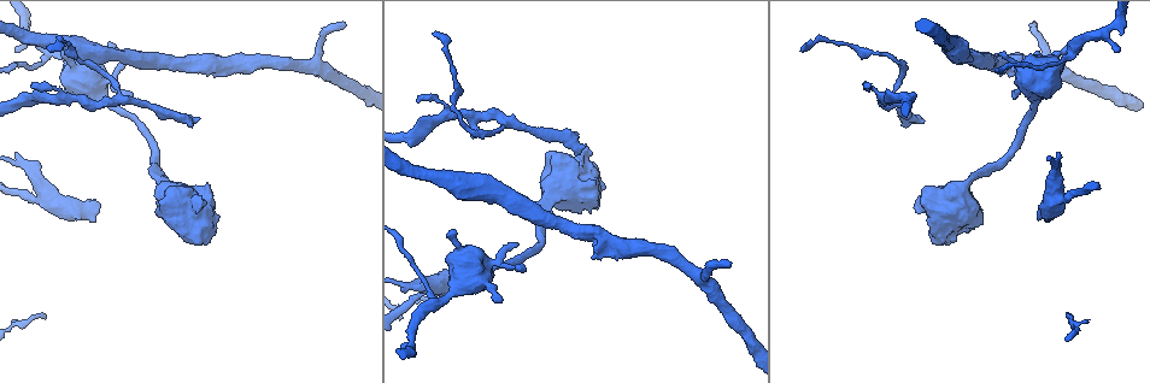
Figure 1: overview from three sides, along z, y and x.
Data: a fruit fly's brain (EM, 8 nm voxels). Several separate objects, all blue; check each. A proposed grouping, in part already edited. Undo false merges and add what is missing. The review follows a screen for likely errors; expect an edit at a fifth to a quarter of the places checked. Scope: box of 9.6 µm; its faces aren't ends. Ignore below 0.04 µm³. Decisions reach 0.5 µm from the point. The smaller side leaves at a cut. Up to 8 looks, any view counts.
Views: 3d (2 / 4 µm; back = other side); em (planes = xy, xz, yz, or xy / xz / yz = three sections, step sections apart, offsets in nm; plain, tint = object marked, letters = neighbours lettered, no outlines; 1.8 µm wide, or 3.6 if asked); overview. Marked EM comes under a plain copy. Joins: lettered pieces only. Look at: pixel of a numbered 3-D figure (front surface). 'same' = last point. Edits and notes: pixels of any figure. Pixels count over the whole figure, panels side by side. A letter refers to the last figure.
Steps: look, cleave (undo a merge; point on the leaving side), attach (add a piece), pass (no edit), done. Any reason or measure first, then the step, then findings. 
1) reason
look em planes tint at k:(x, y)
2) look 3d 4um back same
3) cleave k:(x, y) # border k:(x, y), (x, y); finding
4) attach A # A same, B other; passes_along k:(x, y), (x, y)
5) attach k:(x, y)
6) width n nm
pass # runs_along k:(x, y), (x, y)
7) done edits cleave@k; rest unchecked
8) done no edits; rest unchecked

sudden change in width
look em 3.6um yz step 16 letters at 1:(551, 192)

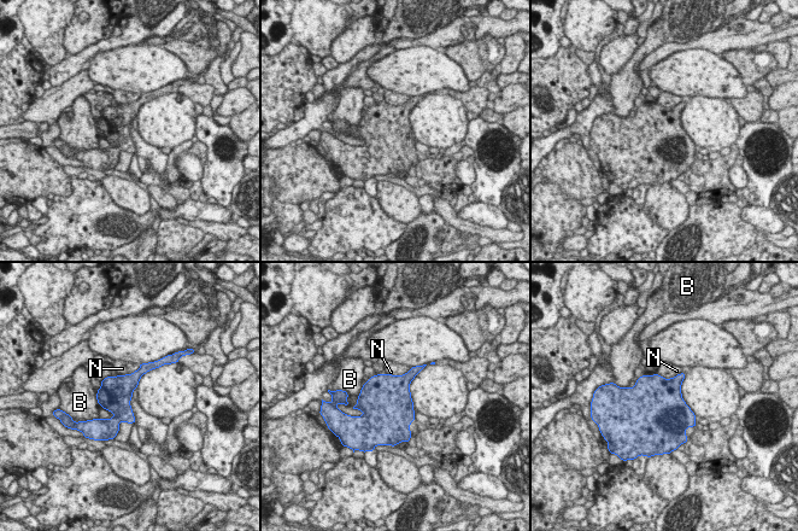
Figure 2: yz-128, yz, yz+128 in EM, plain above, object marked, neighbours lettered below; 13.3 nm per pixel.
width 320 nm
pass # B other, N other; border 2:(129, 373), (118, 375); one neuron here

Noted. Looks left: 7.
an open end
look em planes letters at 1:(583, 146)

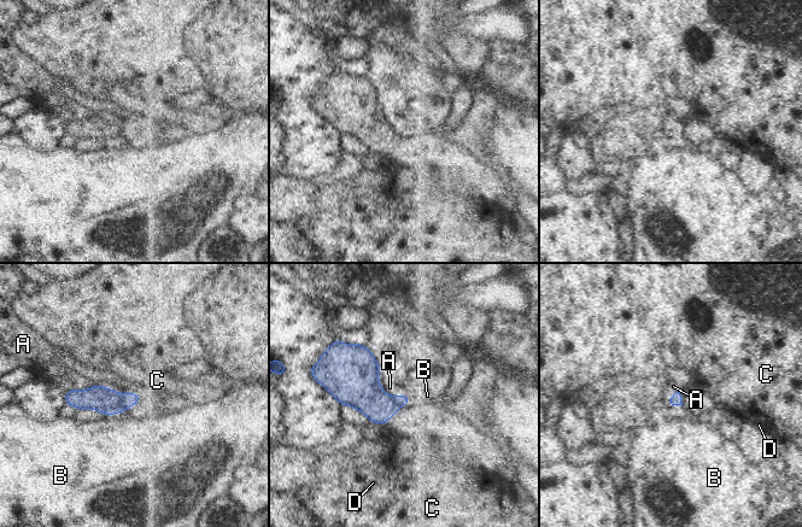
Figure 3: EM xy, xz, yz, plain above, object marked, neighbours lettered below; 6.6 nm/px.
pass # A other, B other, C other, D other; border 3:(93, 384), (121, 392), (138, 393); no lettered piece goes on from it

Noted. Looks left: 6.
branch stops here
look 3d 4um at 1:(729, 264)

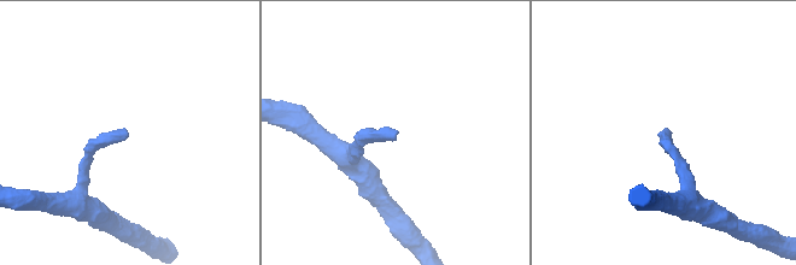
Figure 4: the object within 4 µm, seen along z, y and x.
shape alone is not enough
look em 3.6um yz step 16 tint at 4:(394, 134)

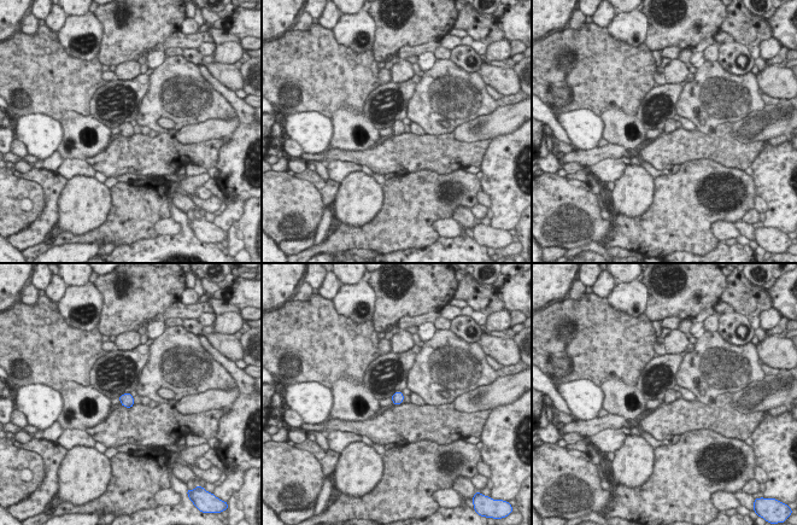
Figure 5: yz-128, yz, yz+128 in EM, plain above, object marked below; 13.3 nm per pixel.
look em 3.6um planes letters same

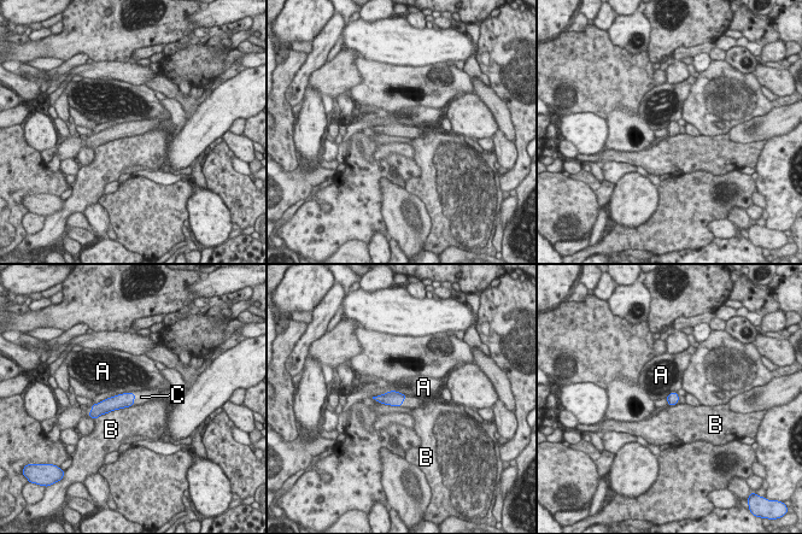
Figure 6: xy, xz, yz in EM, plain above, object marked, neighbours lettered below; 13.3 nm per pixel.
attach C # A other, B other, C same; passes_along 6:(123, 400), (134, 398), (141, 397); it goes on there

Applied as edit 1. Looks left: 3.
done edits attach@6; rest unchecked

